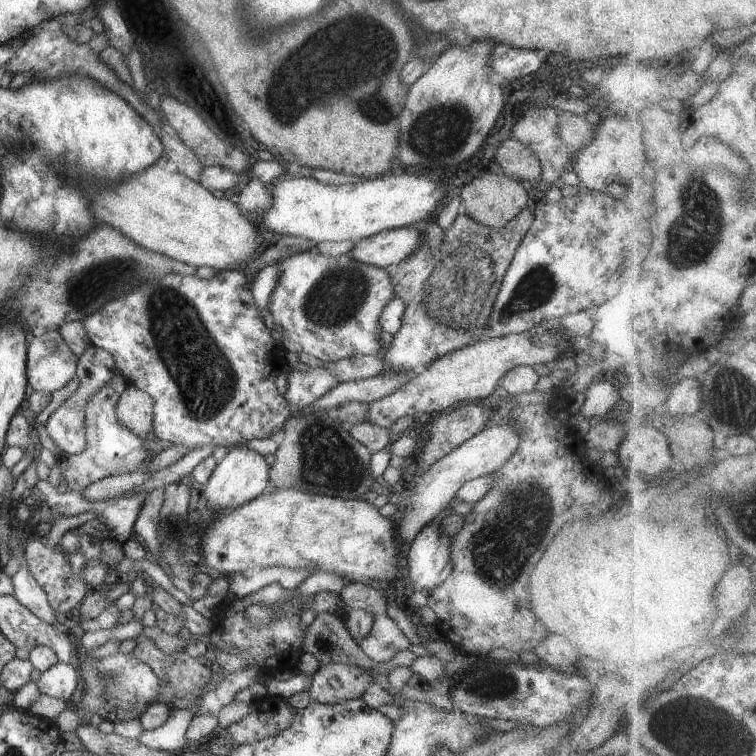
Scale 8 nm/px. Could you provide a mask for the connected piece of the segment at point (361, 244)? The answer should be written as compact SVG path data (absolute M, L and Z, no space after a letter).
M416 227L385 230L355 241L354 248L348 254L357 261L388 270L410 256L421 240L422 234Z

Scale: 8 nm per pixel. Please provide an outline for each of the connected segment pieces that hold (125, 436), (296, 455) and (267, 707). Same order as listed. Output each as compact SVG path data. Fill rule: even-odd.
M106 383L96 394L91 395L90 400L87 402L85 408L86 448L77 455L62 456L58 459L68 491L79 493L89 484L109 477L110 475L123 475L146 468L146 463L155 455L154 445L150 438L140 438L118 420L115 409L118 399L119 394L110 384Z
M294 410L283 424L283 430L284 440L270 467L270 492L272 489L294 489L313 495L356 499L372 488L375 482L369 463L372 452L352 438L347 427L335 423L328 414L304 415Z
M268 695L251 703L248 714L227 729L232 743L254 744L288 728L292 724L293 716L294 709L286 700Z

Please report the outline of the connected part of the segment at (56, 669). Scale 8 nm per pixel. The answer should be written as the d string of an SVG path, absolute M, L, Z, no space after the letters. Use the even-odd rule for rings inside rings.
M57 662L44 671L36 682L41 694L47 694L55 699L68 700L78 688L78 671L72 666Z

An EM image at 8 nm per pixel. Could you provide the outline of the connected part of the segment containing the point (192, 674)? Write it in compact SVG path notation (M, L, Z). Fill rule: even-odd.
M138 635L135 640L137 644L132 654L145 662L156 673L160 681L159 700L156 703L170 703L176 709L188 708L194 698L199 698L201 689L207 686L217 670L216 664L213 664L209 659L207 660L205 656L192 658L184 650L166 654L157 647L152 639L144 635Z

